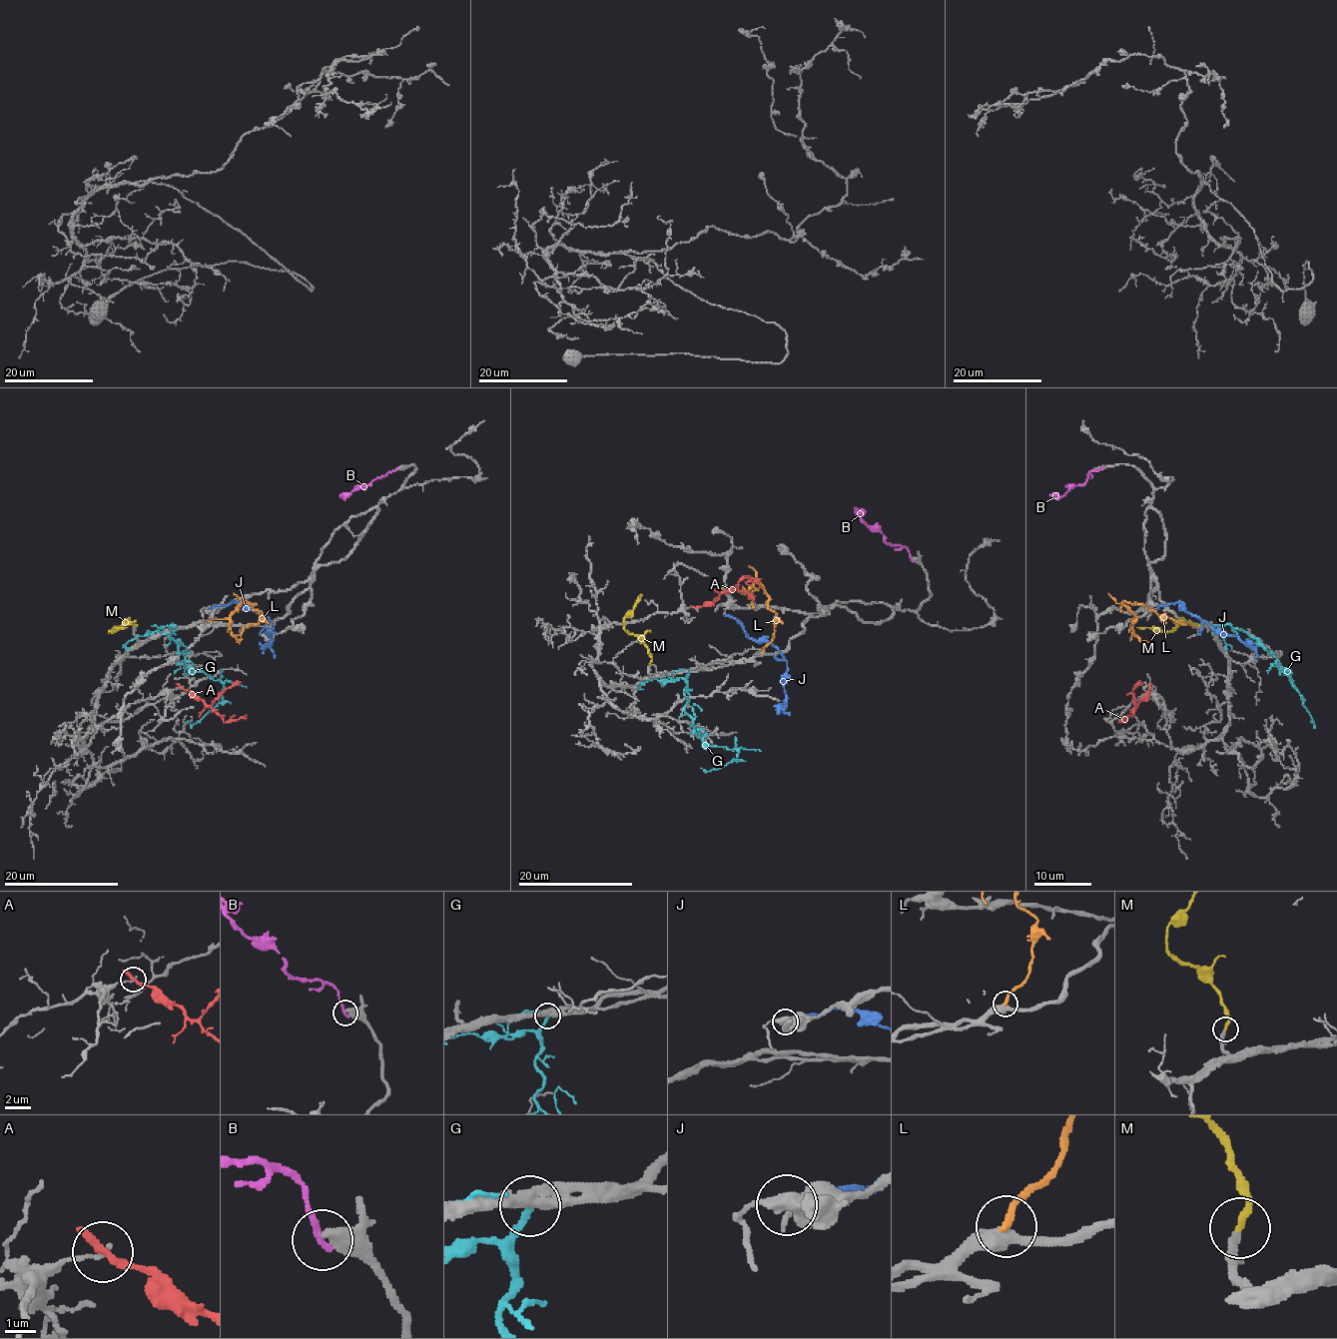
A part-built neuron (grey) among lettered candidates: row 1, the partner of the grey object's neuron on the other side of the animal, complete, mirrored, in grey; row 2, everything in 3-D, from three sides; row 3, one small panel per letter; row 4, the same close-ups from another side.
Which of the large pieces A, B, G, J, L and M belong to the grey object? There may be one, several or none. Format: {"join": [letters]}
{"join": ["M"]}

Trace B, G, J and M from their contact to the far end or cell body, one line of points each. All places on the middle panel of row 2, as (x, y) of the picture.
B: (912, 560), (905, 547), (890, 545), (883, 534), (873, 529), (854, 506)
G: (689, 672), (683, 695), (688, 702), (685, 712), (708, 744), (738, 752), (737, 760), (709, 771), (701, 768)
J: (725, 614), (734, 617), (749, 637), (767, 640), (787, 662), (784, 709), (790, 712)
M: (650, 663), (652, 655), (640, 640), (624, 629), (624, 617), (642, 594)

